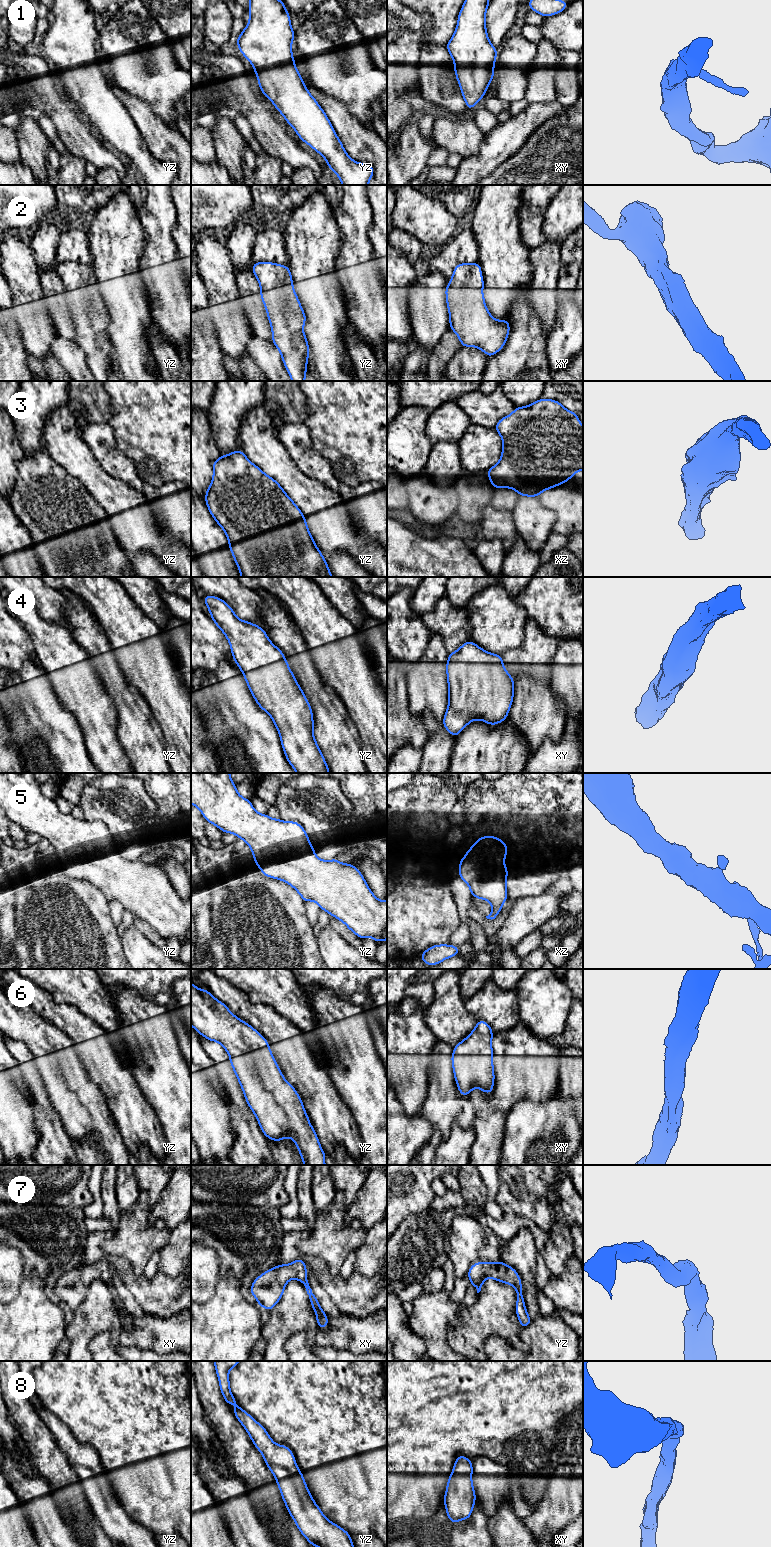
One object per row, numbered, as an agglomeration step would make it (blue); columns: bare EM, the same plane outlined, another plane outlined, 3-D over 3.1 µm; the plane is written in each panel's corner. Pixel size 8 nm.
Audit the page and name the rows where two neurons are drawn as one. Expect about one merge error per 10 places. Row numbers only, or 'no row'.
no row

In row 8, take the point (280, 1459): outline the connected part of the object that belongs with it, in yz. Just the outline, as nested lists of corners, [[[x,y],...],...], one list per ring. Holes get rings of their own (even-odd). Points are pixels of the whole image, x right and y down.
[[[213,1361],[218,1376],[220,1391],[227,1405],[234,1404],[236,1406],[232,1413],[242,1424],[247,1434],[251,1437],[252,1443],[262,1454],[266,1466],[275,1477],[282,1499],[290,1516],[295,1521],[297,1528],[308,1540],[310,1545],[314,1545],[315,1547],[354,1547],[351,1535],[337,1524],[329,1521],[315,1503],[304,1480],[303,1472],[299,1471],[292,1450],[285,1445],[276,1444],[271,1439],[266,1429],[238,1405],[230,1391],[229,1371],[231,1368],[236,1367],[239,1362],[240,1361]]]

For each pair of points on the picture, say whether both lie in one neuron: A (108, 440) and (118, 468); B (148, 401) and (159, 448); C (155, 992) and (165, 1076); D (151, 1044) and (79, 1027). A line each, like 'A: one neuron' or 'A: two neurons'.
A: one neuron
B: one neuron
C: two neurons
D: two neurons

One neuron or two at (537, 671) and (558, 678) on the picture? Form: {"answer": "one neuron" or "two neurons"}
{"answer": "two neurons"}

